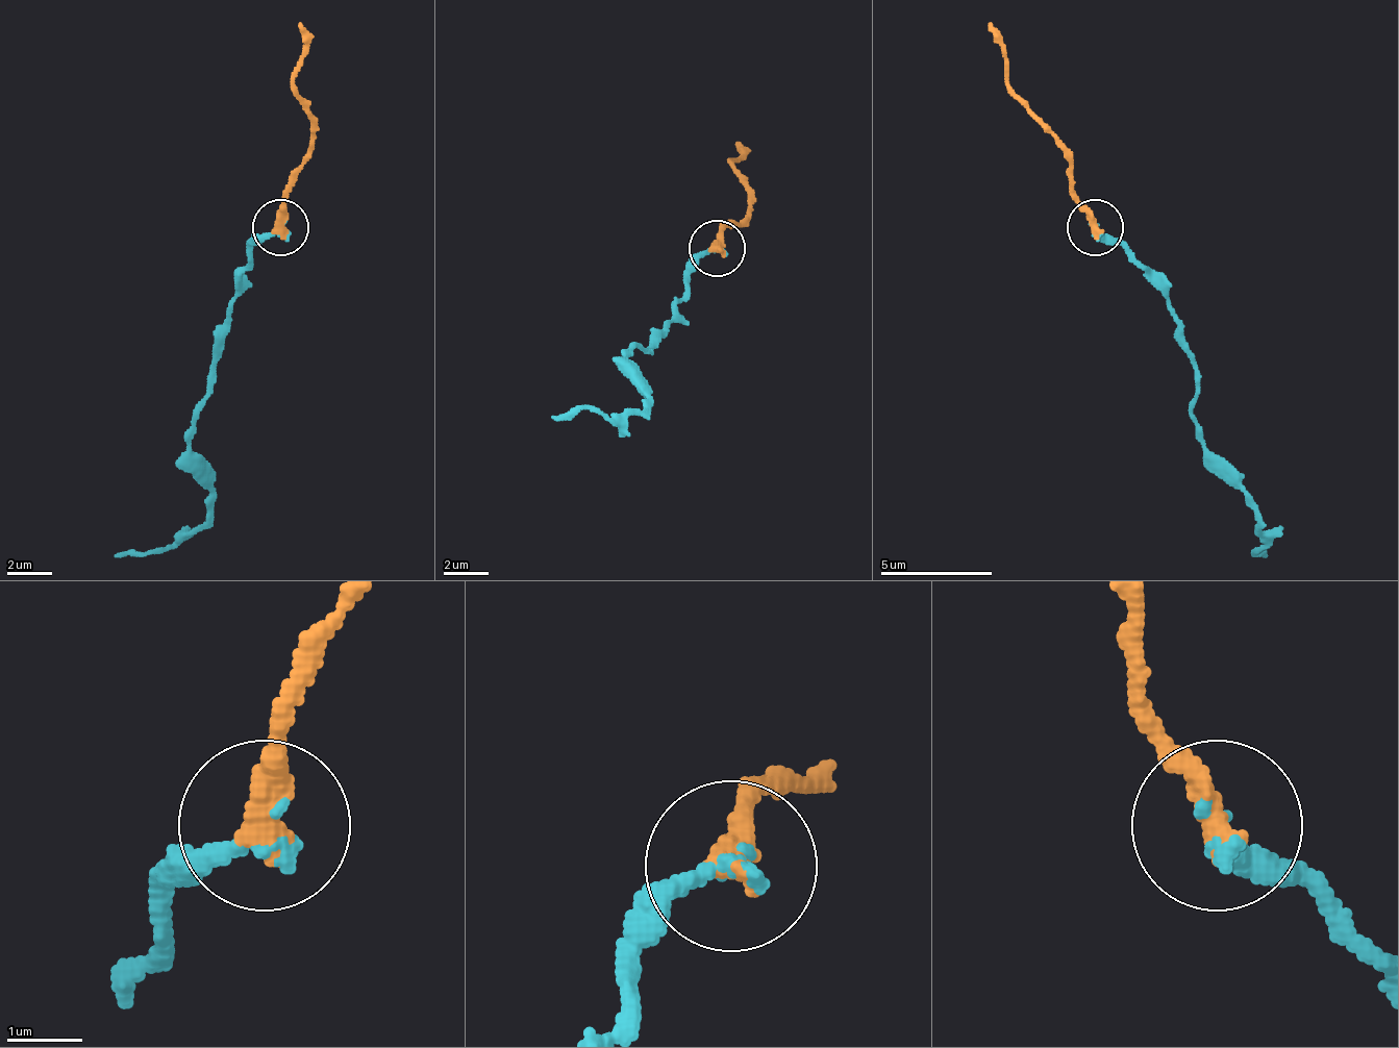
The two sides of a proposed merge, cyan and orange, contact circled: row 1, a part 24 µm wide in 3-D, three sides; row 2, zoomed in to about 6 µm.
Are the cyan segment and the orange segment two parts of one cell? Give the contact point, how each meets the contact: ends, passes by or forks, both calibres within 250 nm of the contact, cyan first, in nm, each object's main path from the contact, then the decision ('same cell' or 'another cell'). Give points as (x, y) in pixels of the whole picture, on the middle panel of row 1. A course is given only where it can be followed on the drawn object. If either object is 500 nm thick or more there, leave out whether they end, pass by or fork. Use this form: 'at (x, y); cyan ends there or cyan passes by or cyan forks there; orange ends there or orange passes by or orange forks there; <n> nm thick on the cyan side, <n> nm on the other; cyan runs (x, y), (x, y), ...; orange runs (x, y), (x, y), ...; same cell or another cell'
at (717, 248); cyan ends there; orange ends there; 240 nm thick on the cyan side, 440 nm on the other; cyan runs (718, 250), (696, 262), (668, 323), (645, 351), (628, 351), (645, 407), (600, 407), (550, 418); orange runs (718, 250), (746, 216), (746, 182), (729, 160), (741, 154), (735, 143); same cell

